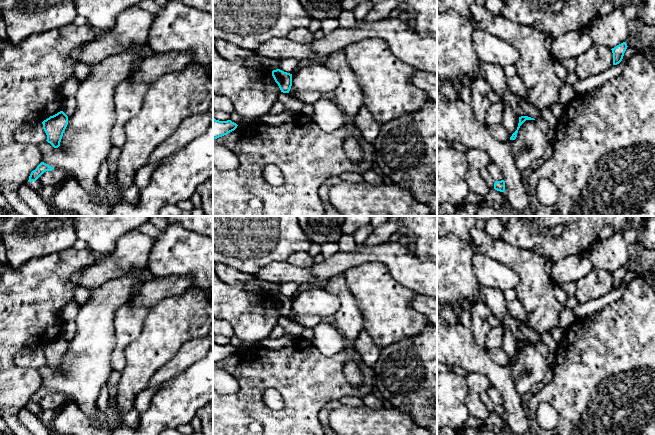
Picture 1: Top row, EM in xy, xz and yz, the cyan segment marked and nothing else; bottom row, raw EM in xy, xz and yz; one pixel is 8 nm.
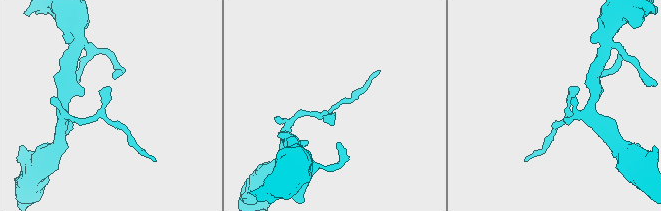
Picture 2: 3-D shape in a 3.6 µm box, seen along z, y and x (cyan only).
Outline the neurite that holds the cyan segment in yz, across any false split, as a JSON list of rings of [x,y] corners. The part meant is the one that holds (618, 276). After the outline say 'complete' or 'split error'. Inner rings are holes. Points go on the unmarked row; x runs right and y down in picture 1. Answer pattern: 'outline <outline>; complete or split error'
outline [[[623,266],[611,273],[612,277],[613,277],[613,289],[617,289],[622,285],[627,271],[628,270],[627,270],[626,266]]]; complete

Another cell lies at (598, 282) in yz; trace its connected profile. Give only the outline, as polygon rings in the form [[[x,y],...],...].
[[[592,269],[576,282],[575,296],[579,304],[598,299],[613,289],[612,274],[603,269]]]

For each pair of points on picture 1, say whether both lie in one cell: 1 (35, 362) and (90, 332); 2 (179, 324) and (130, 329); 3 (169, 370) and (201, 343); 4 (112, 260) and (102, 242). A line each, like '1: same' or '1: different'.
1: different
2: different
3: same
4: different

